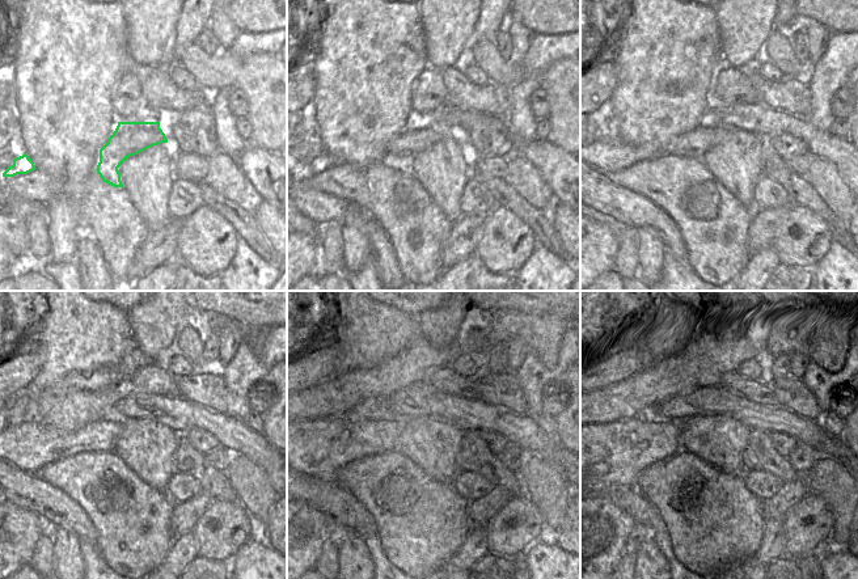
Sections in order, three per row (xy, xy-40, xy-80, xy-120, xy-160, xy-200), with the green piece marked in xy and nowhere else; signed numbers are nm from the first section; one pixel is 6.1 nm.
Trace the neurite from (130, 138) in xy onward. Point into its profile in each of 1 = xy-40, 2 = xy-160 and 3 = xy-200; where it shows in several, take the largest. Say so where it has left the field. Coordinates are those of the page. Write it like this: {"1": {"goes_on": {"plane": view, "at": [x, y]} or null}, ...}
{"1": {"goes_on": {"plane": "xy-40", "at": [418, 136]}}, "2": {"goes_on": {"plane": "xy-160", "at": [318, 448]}}, "3": {"goes_on": {"plane": "xy-200", "at": [607, 455]}}}

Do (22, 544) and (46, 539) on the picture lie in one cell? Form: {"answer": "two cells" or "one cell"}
{"answer": "two cells"}

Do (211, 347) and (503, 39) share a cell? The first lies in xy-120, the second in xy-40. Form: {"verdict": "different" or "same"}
{"verdict": "same"}

